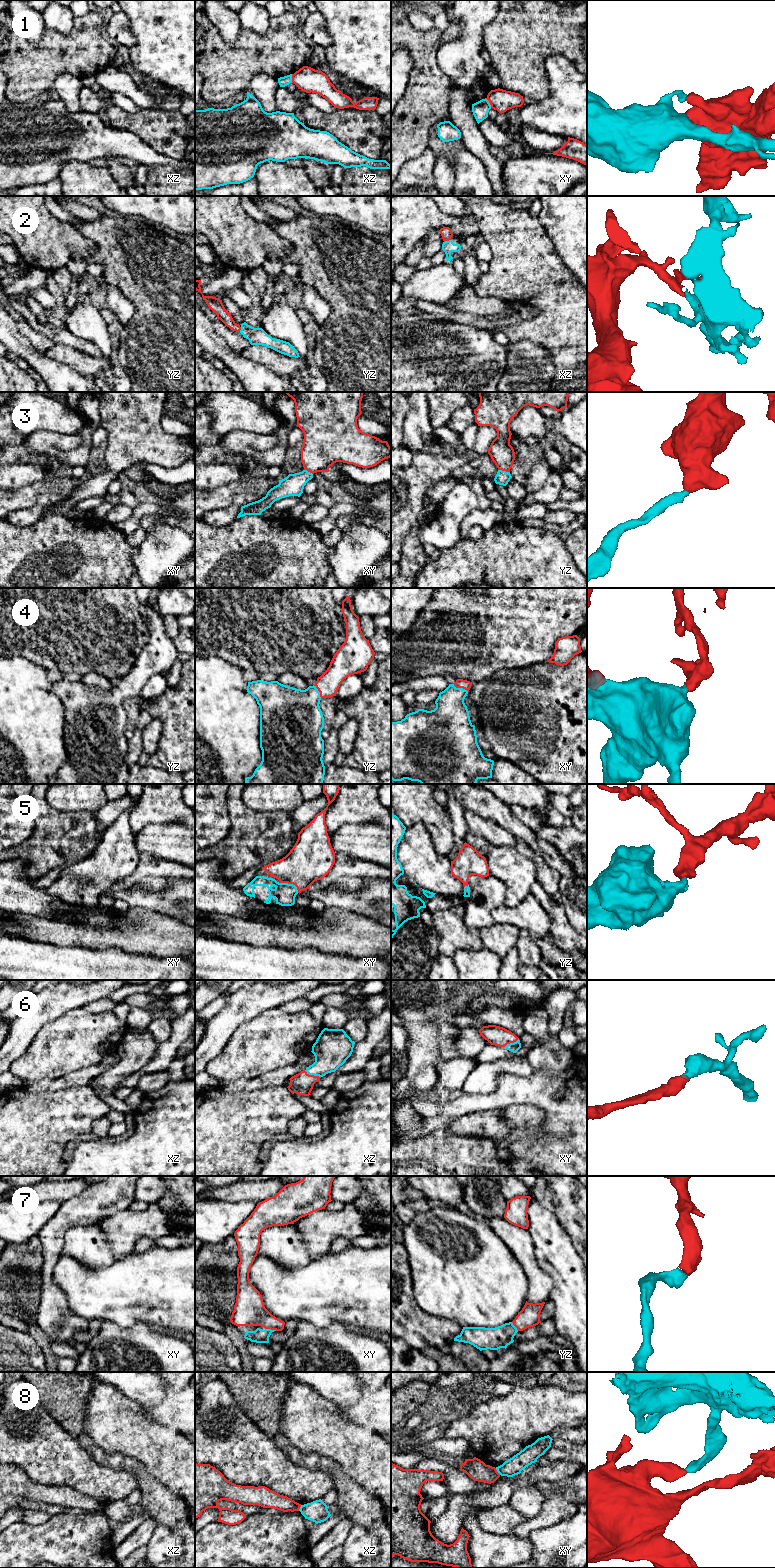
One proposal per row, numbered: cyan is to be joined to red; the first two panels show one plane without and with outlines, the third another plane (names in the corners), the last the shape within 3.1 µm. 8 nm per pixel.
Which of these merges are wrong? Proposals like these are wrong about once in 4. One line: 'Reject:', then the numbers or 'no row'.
Reject: 1, 8

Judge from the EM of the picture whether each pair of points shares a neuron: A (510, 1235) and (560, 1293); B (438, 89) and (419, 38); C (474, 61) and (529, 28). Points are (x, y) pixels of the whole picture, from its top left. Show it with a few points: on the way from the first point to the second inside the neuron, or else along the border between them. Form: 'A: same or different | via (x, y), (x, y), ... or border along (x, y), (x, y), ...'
A: different | border along (538, 1265), (552, 1281), (549, 1298)
B: same | via (426, 76), (423, 51)
C: different | border along (484, 54), (487, 61)

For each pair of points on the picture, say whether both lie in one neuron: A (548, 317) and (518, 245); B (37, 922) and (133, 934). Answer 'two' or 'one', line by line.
A: one
B: one

